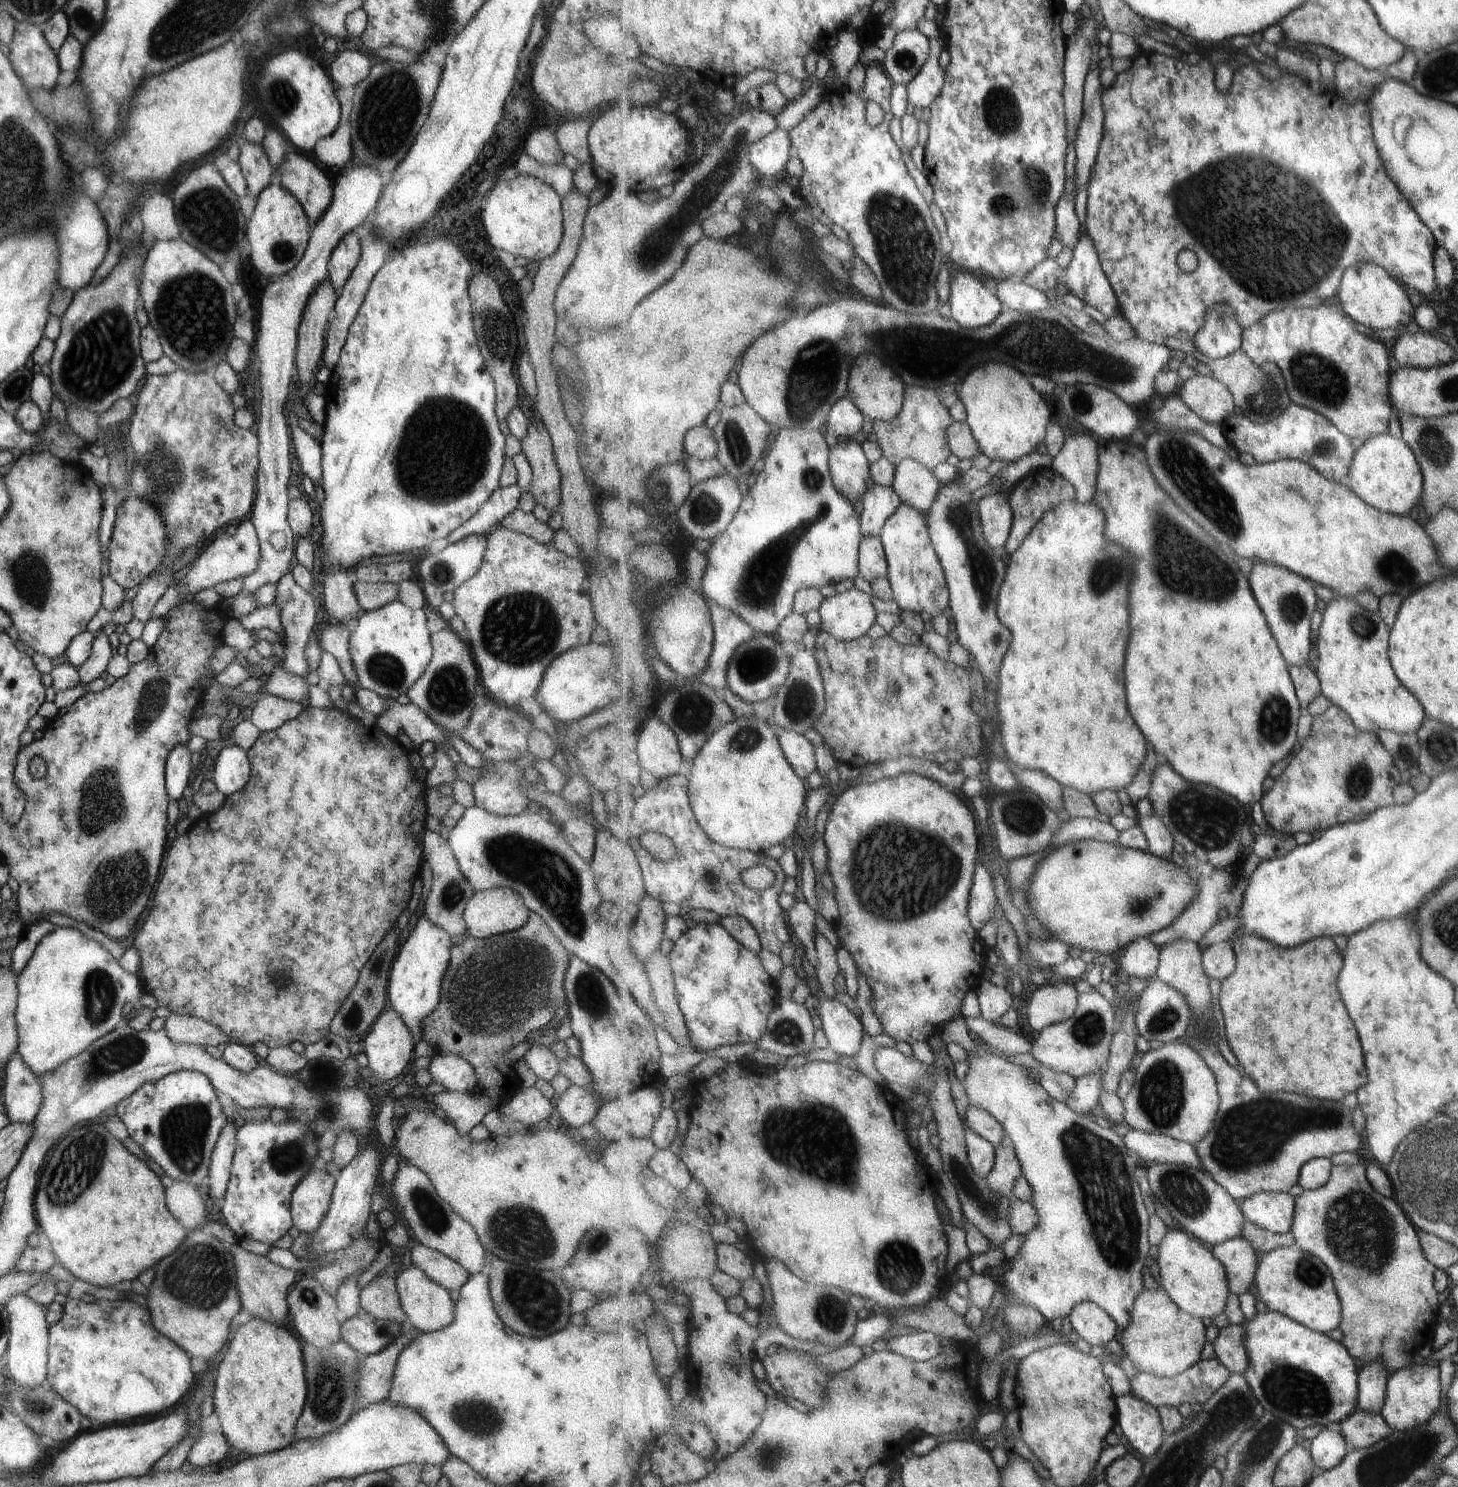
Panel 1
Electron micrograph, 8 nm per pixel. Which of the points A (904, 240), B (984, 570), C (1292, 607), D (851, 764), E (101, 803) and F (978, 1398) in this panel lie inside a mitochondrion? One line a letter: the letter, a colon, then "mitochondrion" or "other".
A: mitochondrion
B: mitochondrion
C: mitochondrion
D: other
E: mitochondrion
F: other

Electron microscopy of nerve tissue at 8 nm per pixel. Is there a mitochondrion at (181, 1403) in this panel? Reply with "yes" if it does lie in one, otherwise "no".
no

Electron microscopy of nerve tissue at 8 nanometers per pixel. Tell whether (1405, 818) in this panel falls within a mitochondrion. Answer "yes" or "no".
no

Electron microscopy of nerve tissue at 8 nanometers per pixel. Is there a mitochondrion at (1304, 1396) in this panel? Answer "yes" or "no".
yes

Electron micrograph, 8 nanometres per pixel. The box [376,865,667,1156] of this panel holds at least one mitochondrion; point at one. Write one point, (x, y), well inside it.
(500, 989)

